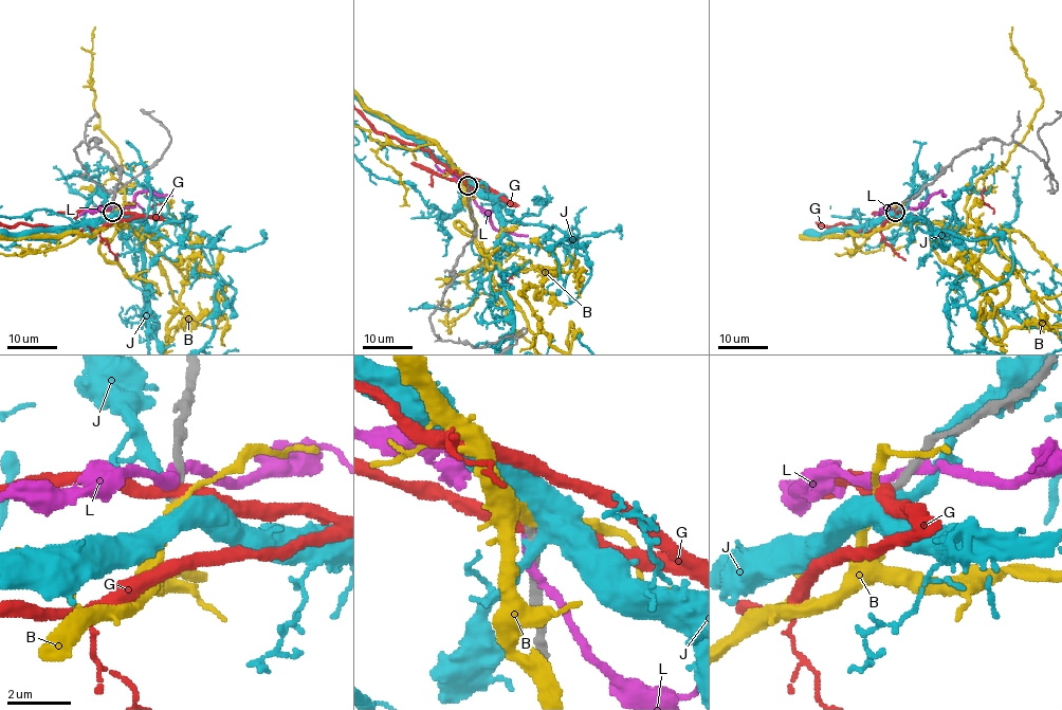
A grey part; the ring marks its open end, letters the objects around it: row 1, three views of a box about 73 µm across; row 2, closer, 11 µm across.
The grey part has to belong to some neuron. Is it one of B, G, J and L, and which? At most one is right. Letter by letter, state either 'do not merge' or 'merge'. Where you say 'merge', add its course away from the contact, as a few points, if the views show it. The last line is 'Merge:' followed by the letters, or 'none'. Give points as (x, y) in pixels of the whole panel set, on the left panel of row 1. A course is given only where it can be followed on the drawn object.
B: merge
G: do not merge
J: do not merge
L: do not merge
Merge: B

